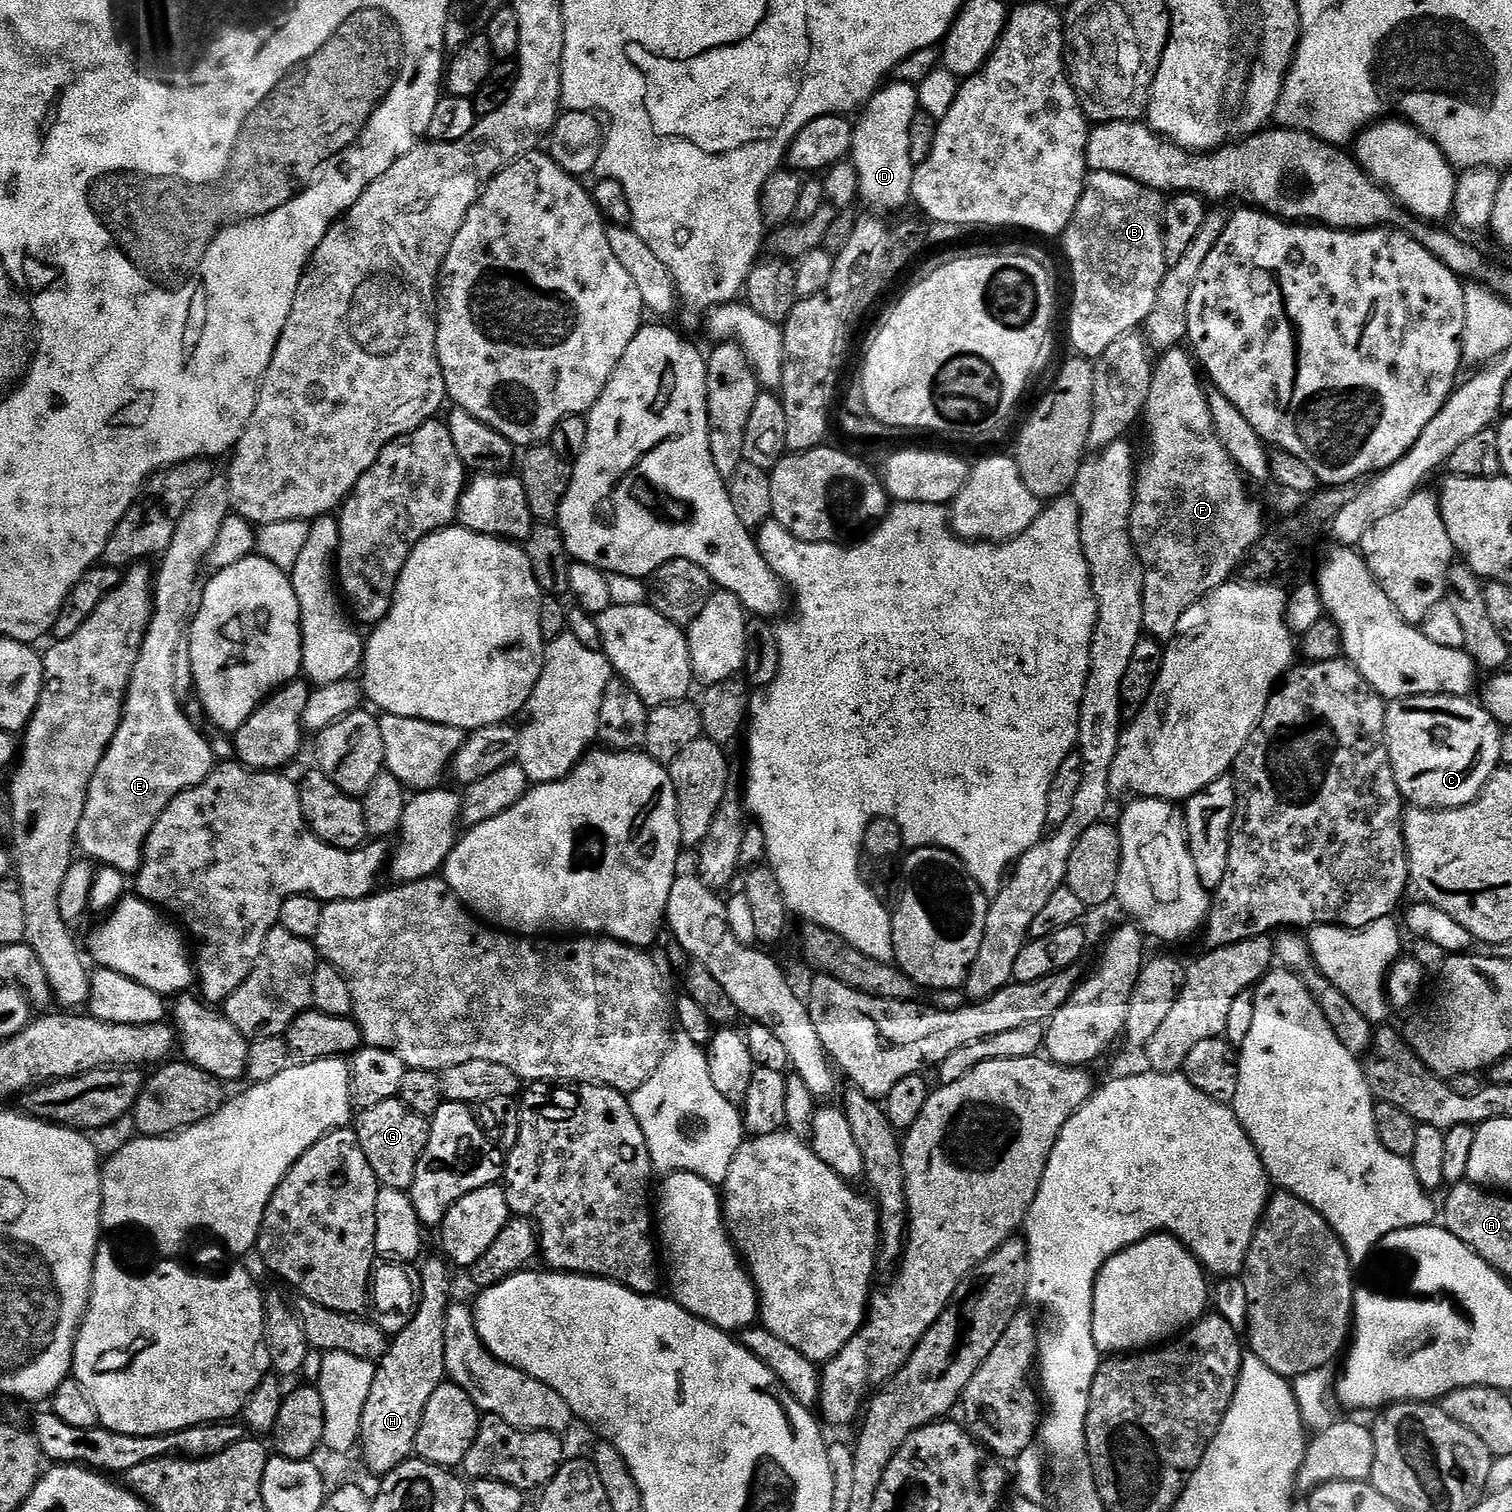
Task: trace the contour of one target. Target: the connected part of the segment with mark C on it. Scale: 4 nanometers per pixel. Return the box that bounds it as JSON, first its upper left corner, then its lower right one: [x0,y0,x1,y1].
[1386,696,1501,808]

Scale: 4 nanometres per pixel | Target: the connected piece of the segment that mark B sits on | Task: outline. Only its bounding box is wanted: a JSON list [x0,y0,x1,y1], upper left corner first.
[1062,172,1168,358]

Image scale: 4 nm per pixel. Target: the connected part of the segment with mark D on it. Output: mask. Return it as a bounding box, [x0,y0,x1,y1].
[850,82,919,212]

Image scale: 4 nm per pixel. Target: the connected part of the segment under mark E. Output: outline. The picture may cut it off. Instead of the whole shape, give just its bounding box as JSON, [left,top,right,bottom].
[76,475,232,874]

